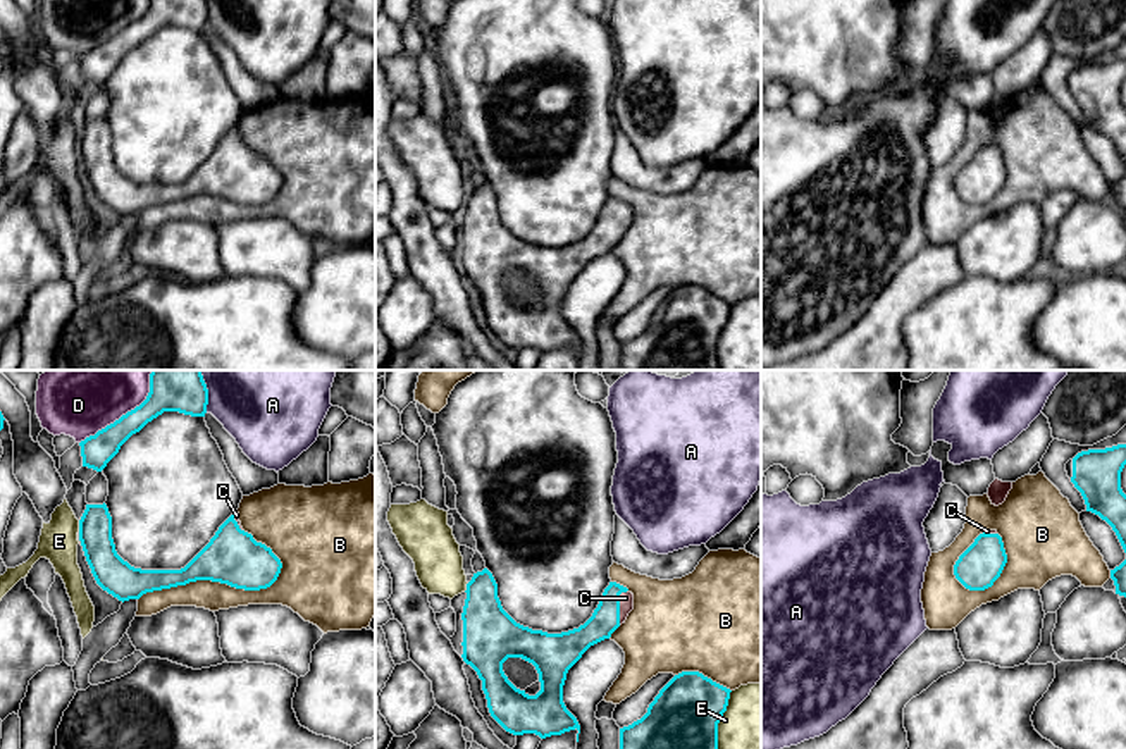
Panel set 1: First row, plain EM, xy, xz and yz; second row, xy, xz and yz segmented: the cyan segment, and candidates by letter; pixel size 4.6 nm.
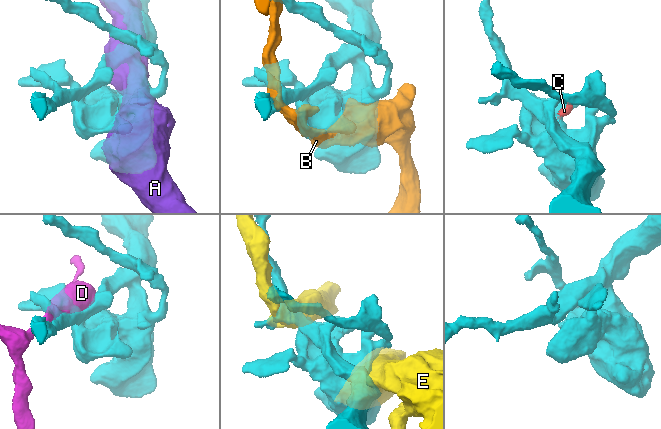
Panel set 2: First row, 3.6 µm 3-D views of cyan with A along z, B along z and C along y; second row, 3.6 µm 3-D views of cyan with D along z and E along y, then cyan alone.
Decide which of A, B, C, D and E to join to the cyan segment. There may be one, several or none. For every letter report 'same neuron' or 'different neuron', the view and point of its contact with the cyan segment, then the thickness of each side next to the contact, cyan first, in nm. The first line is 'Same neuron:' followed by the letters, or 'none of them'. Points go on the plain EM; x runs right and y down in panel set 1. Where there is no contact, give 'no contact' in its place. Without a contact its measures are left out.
Same neuron: C
A: different neuron; meets cyan in xy at (207, 14); 140 nm thick on the cyan side, 300 nm on the other
B: different neuron; meets cyan in xy at (214, 195); 260 nm thick on the cyan side, 140 nm on the other
C: same neuron; meets cyan in xz at (618, 221); 140 nm thick on the cyan side, 60 nm on the other
D: different neuron; meets cyan in xy at (119, 33); 150 nm thick on the cyan side, 240 nm on the other
E: different neuron; meets cyan in xz at (718, 336); 420 nm thick on the cyan side, 400 nm on the other

